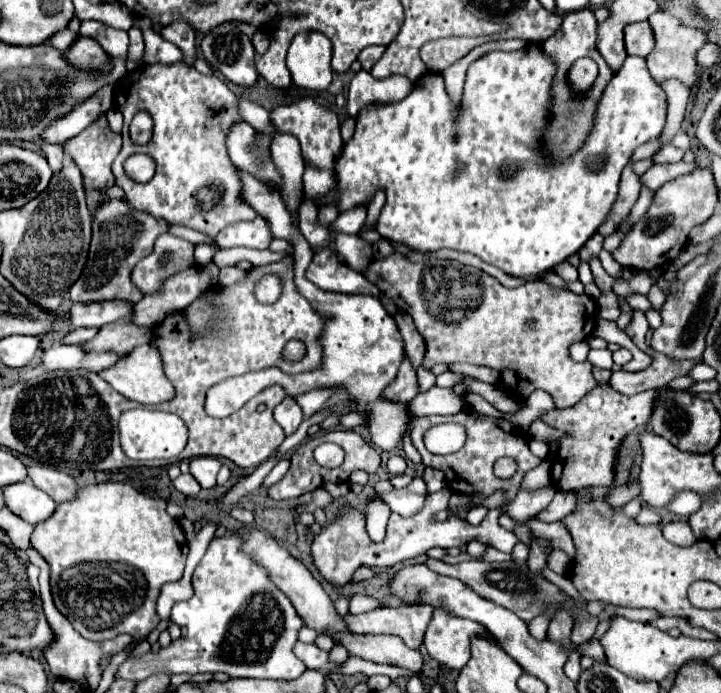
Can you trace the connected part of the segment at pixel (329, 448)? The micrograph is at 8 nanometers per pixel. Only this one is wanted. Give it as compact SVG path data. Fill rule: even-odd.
M321 444L319 448L315 448L315 460L327 468L337 468L343 462L343 456L343 448L339 448L337 444Z

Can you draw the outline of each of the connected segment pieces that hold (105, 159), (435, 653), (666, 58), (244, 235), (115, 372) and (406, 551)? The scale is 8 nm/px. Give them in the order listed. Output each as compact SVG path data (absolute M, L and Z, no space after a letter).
M101 116L97 122L93 122L89 128L85 128L81 134L77 134L71 140L67 140L65 142L65 150L77 162L77 166L79 166L79 170L83 174L83 182L85 182L85 190L87 190L87 206L89 206L89 212L93 216L95 210L105 200L105 194L101 190L115 184L115 176L111 172L111 164L113 164L113 160L117 158L117 154L121 150L121 134L111 132L105 116Z
M439 608L433 614L433 620L425 632L425 648L431 658L435 658L439 664L447 666L449 670L461 670L469 660L469 638L473 634L485 634L487 630L481 628L481 624L475 624L473 620L463 620L457 616L451 616L447 612L439 612Z
M655 12L647 20L655 34L655 48L645 58L651 76L657 82L667 80L667 78L679 78L687 86L693 86L697 82L697 72L699 72L699 68L695 64L695 52L705 44L703 32L699 32L697 28L687 28L687 26L679 24L679 20L675 20L675 16L671 16L669 12Z
M257 216L257 218L249 220L249 222L229 224L215 238L217 246L223 248L223 250L225 248L235 248L235 246L265 250L265 248L269 248L271 240L273 240L273 234L271 234L269 223L263 216Z
M153 344L139 346L139 348L131 350L127 354L127 360L123 360L123 364L115 364L115 368L111 368L111 372L101 372L99 376L103 380L107 380L125 398L135 400L135 402L145 404L145 406L163 404L163 402L169 402L175 398L175 388L173 388L171 380L165 376L161 354Z
M443 488L435 494L427 494L423 510L417 512L415 516L409 516L409 518L403 518L403 516L393 512L391 518L389 518L389 526L387 526L387 538L381 544L375 544L369 538L369 534L365 530L365 514L357 508L347 508L341 516L335 518L335 522L327 524L317 534L317 538L311 546L311 558L313 558L315 568L333 586L343 586L351 580L353 572L363 564L365 566L395 566L403 560L411 560L415 556L427 554L427 550L435 548L435 546L461 548L467 542L471 542L473 538L477 538L483 544L495 546L497 550L501 550L505 554L509 554L513 550L513 546L519 542L519 538L497 524L495 510L489 510L479 526L471 526L471 524L467 524L465 520L459 520L459 518L437 520L436 514L447 508L451 494L453 492L447 490L447 488Z

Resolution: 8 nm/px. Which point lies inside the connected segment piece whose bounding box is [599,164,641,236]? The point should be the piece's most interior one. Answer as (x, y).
(629, 188)

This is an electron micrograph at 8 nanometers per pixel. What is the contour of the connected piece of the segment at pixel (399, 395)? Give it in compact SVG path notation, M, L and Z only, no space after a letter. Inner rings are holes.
M405 354L405 358L403 358L403 364L399 366L399 374L397 374L397 380L385 390L385 396L387 398L391 398L391 400L399 400L399 402L409 402L409 400L413 400L415 396L419 394L419 384L417 384L417 372L415 372L415 368L413 368L413 364L411 364L411 360L407 358L407 354Z

